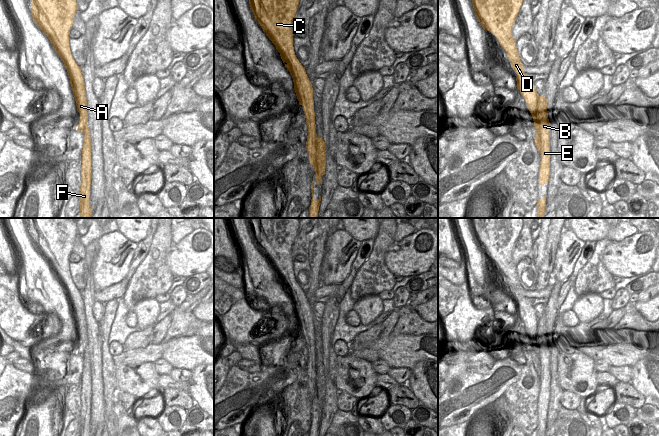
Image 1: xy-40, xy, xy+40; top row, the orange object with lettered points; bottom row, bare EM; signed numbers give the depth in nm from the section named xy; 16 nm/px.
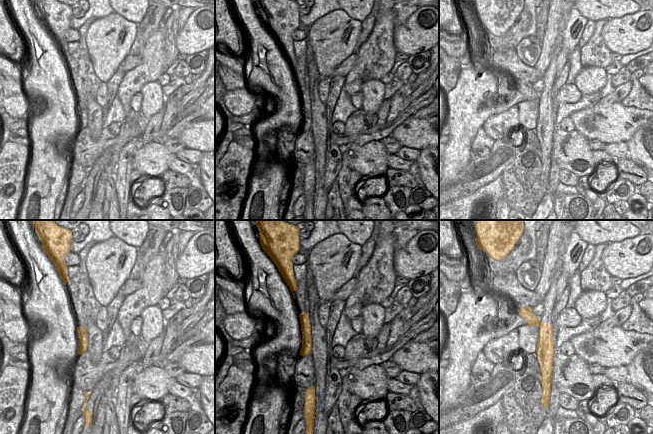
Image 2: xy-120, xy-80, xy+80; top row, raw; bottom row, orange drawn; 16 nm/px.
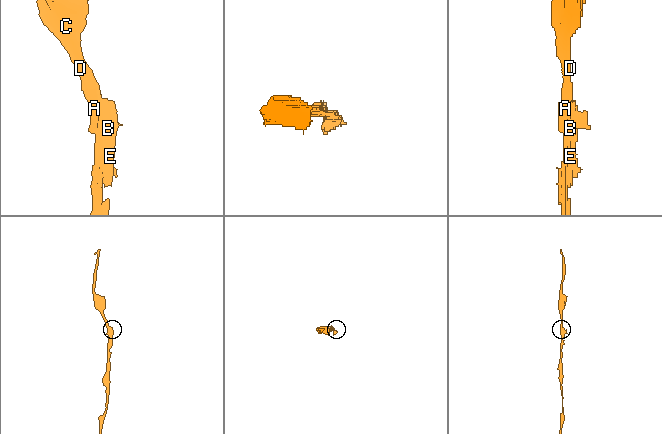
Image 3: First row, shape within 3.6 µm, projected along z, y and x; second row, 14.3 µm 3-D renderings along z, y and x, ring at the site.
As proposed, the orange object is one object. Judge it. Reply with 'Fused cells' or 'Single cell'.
Fused cells.

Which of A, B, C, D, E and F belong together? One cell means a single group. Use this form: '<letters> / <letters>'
A C D F / B E

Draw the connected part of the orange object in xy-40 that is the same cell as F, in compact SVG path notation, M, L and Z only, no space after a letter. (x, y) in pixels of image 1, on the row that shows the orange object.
M32 0L31 15L35 23L45 33L53 48L63 61L75 97L80 121L77 130L83 133L80 215L81 218L91 218L90 187L91 187L91 138L87 126L88 112L84 77L81 68L72 57L69 45L69 31L72 29L76 0Z

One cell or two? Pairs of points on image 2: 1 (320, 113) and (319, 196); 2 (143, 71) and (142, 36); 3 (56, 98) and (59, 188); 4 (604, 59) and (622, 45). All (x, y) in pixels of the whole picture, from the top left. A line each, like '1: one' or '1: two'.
1: one
2: two
3: one
4: two

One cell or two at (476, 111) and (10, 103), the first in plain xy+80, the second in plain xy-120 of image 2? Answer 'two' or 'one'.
one

